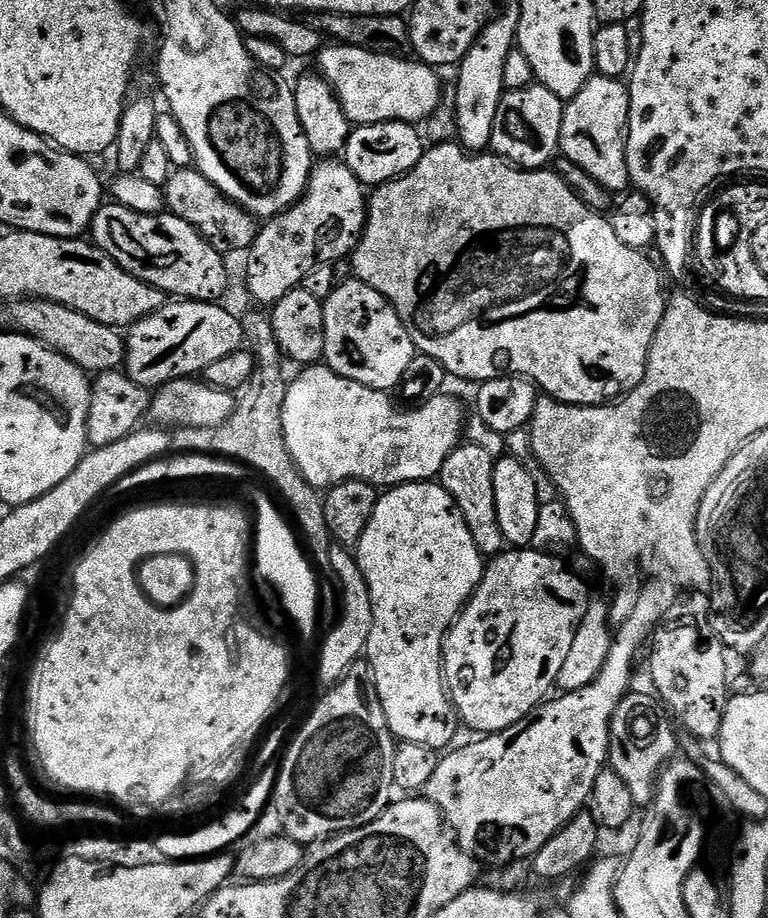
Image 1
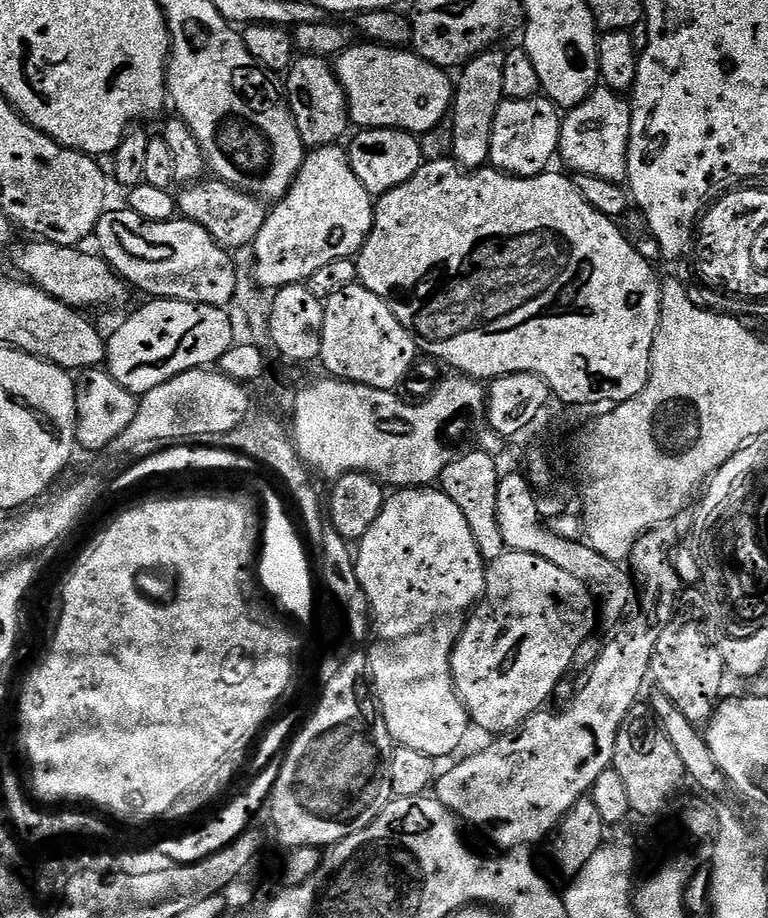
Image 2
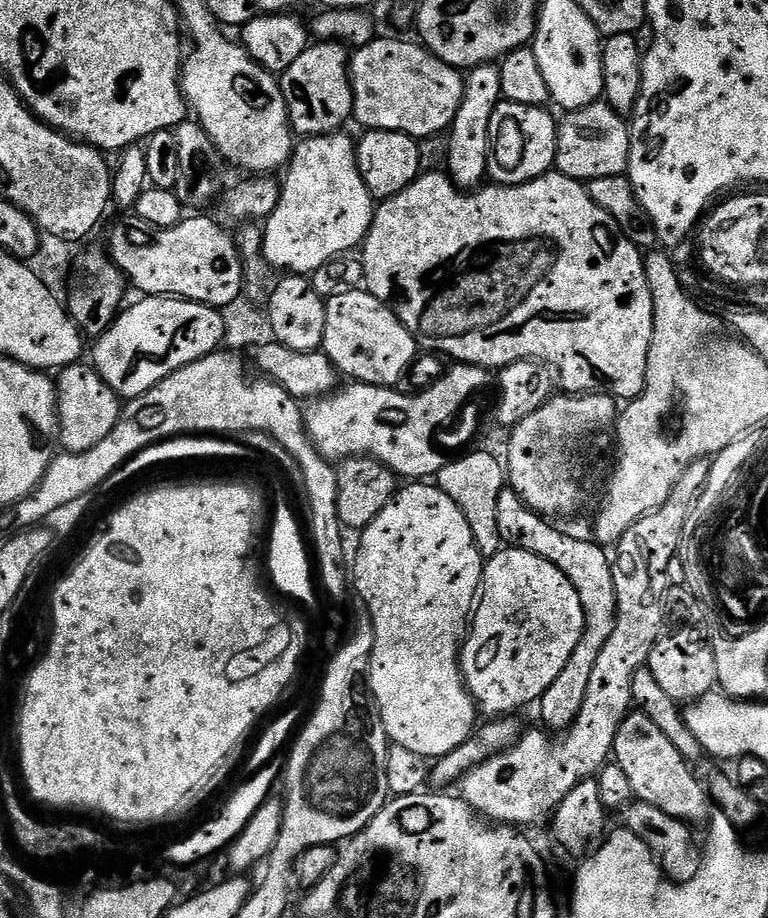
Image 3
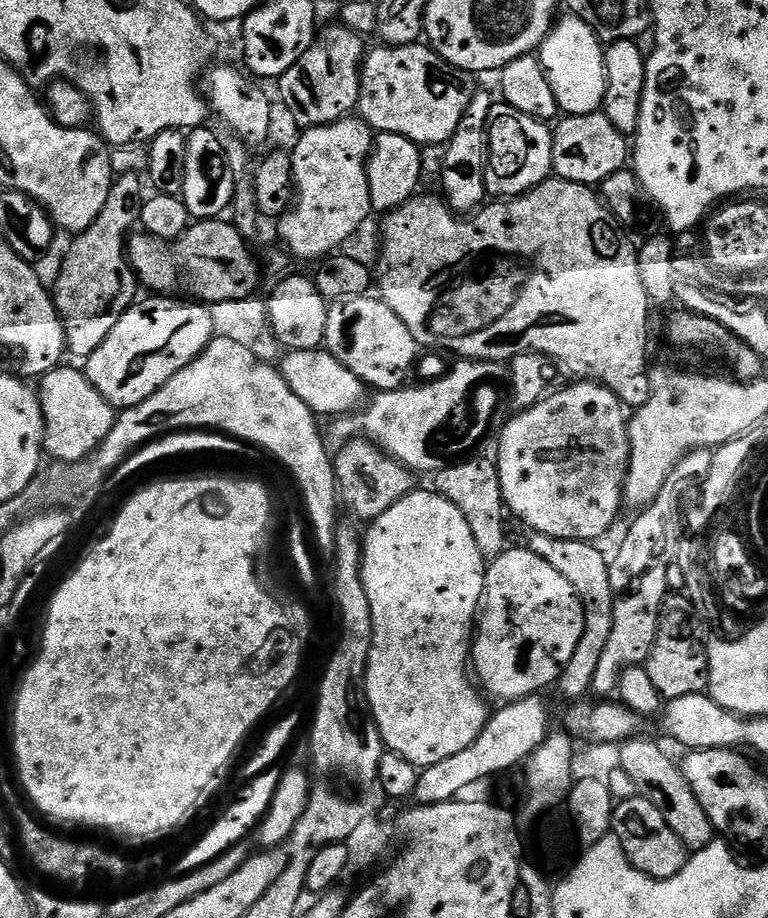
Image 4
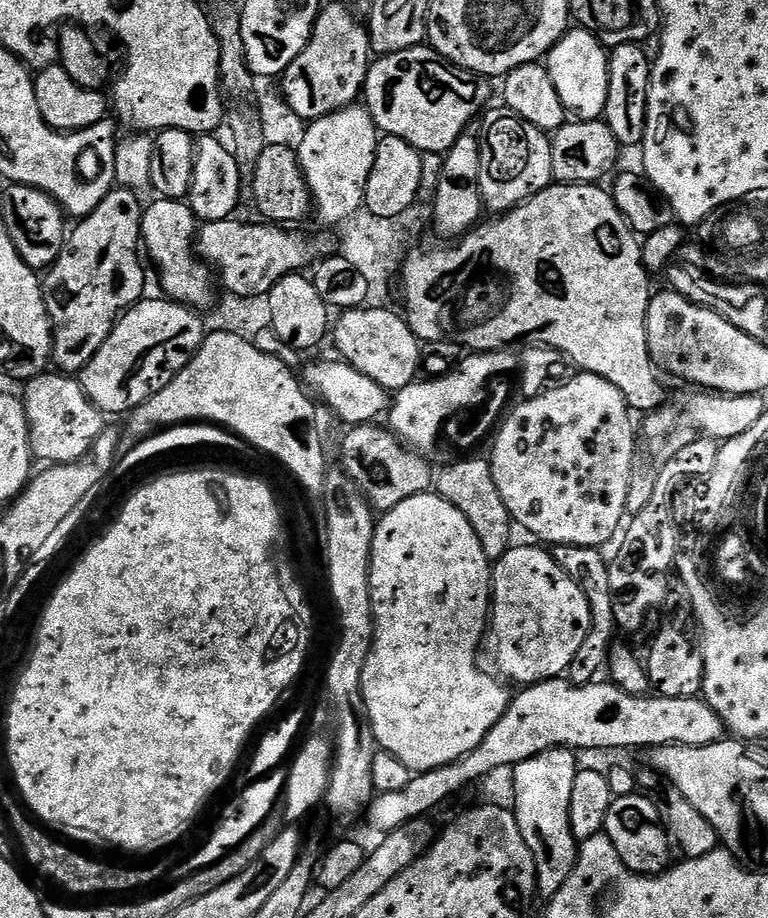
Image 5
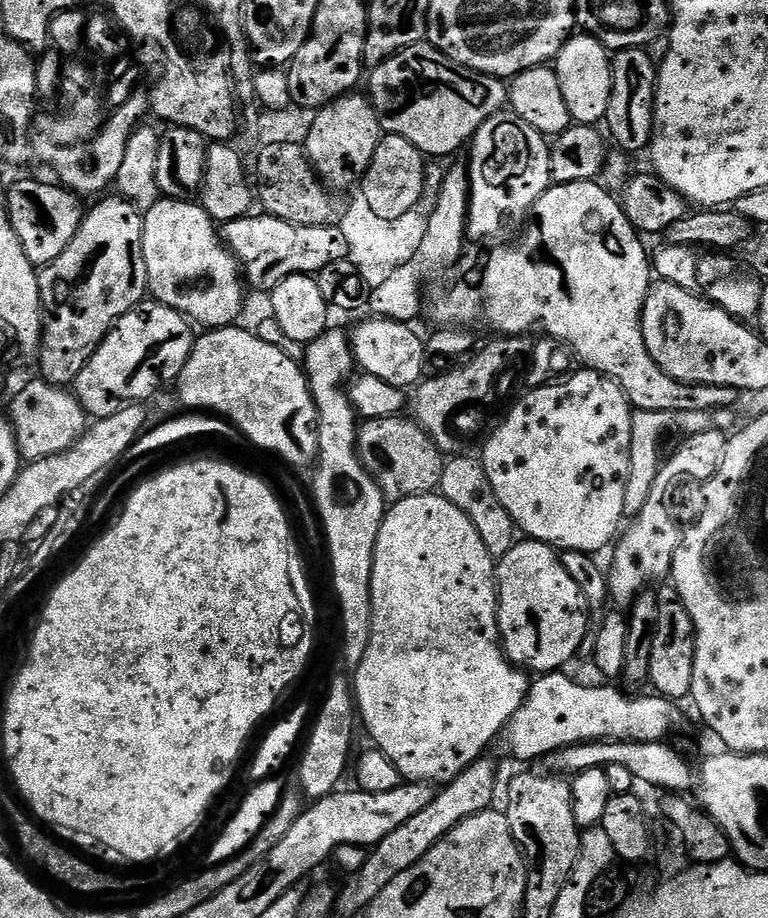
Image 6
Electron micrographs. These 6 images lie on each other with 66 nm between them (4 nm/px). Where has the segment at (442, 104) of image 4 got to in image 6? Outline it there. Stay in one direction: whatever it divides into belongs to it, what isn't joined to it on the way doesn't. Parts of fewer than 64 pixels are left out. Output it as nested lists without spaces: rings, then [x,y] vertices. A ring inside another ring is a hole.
[[[427,42],[415,44],[397,56],[391,56],[386,62],[371,69],[370,75],[372,81],[369,82],[367,91],[376,108],[381,129],[389,136],[406,138],[428,158],[454,155],[463,144],[465,147],[471,141],[482,122],[489,120],[508,104],[508,89],[501,77],[488,76],[484,72],[462,66]]]

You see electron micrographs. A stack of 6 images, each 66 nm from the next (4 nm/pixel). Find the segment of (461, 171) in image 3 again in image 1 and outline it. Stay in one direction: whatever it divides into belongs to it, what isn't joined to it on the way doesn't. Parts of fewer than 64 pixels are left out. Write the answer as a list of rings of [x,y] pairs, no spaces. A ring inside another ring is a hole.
[[[512,6],[509,12],[493,15],[488,23],[484,25],[484,29],[478,34],[478,38],[474,42],[474,46],[470,46],[470,50],[460,61],[456,76],[456,132],[460,147],[467,148],[469,153],[480,154],[485,151],[492,143],[492,135],[494,134],[494,118],[498,114],[498,106],[502,102],[505,94],[504,79],[502,78],[502,70],[506,70],[506,54],[510,54],[516,47],[516,31],[518,30],[518,22],[520,21],[519,7]]]

